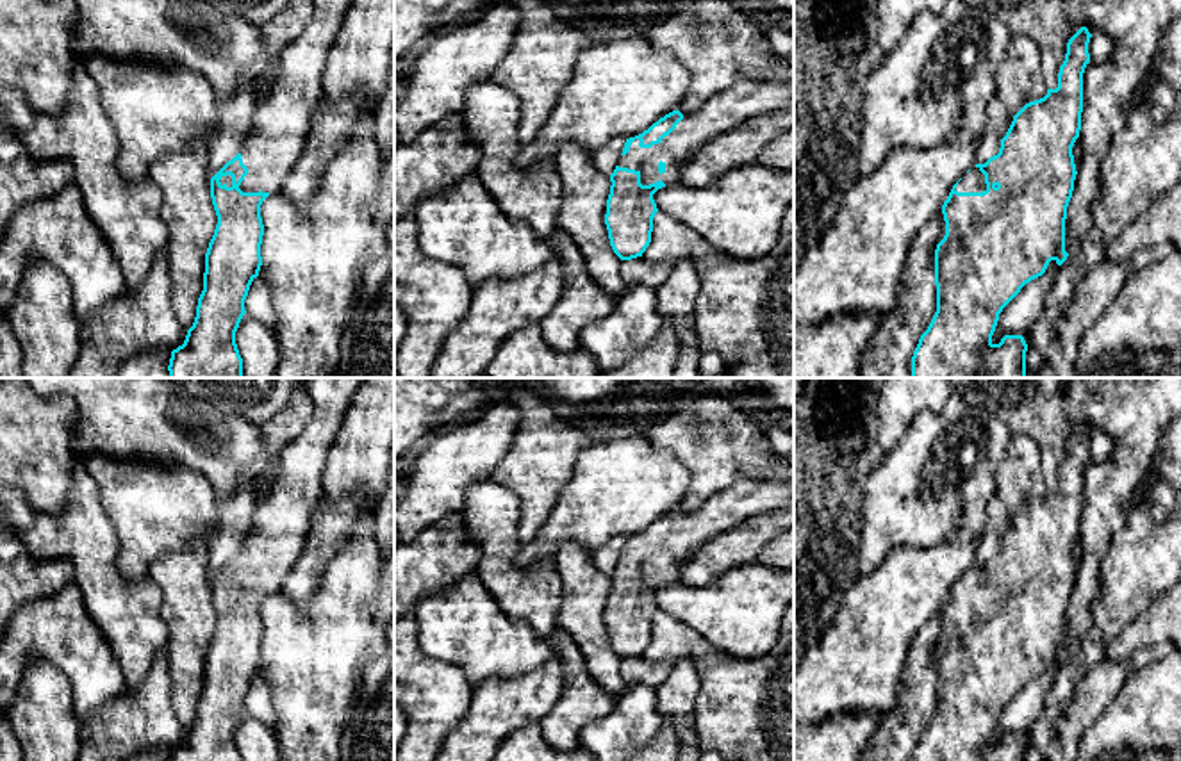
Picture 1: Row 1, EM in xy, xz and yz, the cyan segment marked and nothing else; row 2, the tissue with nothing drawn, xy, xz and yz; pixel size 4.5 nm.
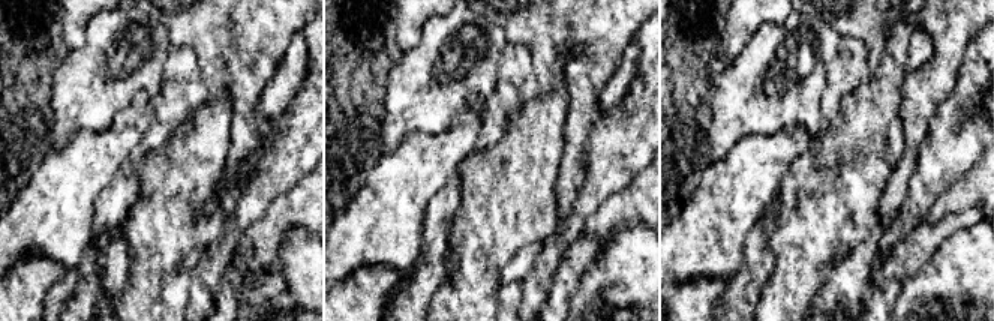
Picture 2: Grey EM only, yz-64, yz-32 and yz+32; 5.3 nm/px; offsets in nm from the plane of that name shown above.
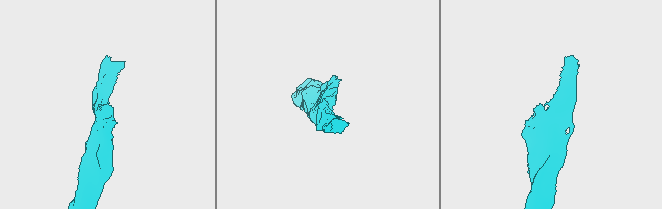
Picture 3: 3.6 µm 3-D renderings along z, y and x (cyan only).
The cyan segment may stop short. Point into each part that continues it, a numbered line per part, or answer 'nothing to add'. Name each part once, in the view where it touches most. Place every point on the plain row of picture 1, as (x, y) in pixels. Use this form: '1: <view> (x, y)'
1: xz (746, 498)

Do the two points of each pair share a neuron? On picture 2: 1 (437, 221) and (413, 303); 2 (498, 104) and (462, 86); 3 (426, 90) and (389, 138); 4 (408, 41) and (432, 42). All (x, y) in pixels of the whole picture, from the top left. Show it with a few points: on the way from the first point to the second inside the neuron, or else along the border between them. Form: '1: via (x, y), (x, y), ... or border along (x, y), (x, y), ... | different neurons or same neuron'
1: via (434, 242), (432, 263), (423, 282) | same neuron
2: border along (498, 65), (494, 92), (485, 101) | different neurons
3: via (414, 102), (396, 126) | same neuron
4: border along (435, 15), (425, 23), (420, 41), (404, 53) | different neurons

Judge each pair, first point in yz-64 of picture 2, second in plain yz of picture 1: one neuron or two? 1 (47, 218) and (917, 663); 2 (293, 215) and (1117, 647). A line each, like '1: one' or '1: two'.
1: two
2: one

